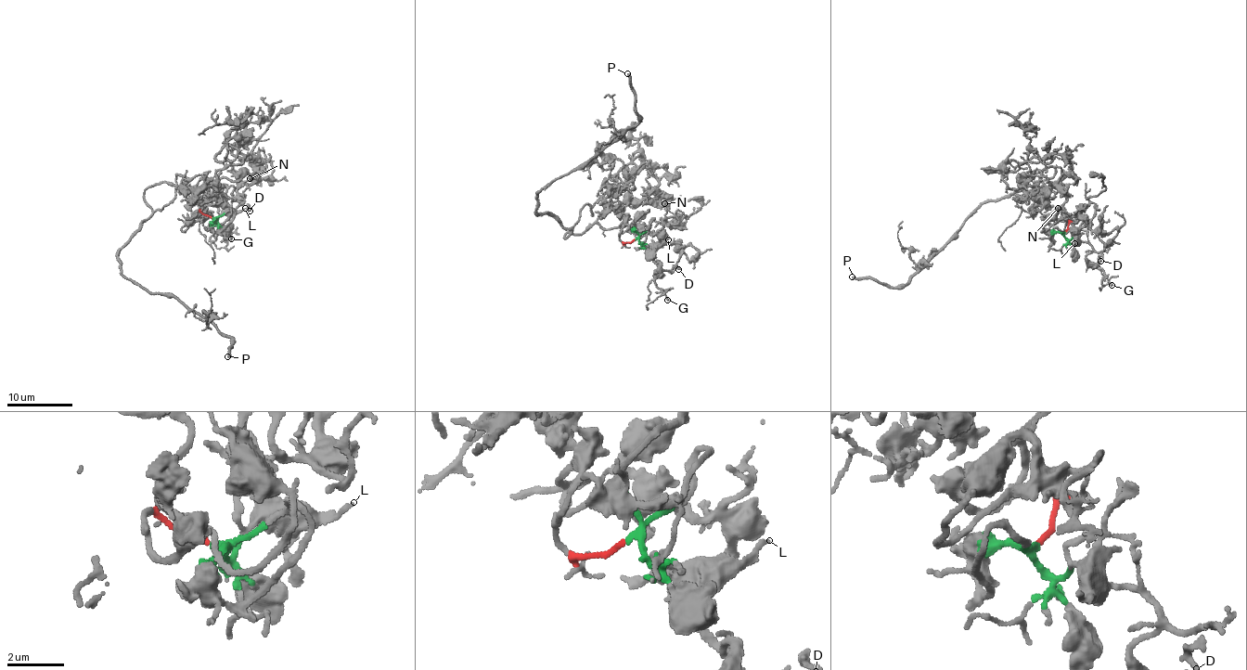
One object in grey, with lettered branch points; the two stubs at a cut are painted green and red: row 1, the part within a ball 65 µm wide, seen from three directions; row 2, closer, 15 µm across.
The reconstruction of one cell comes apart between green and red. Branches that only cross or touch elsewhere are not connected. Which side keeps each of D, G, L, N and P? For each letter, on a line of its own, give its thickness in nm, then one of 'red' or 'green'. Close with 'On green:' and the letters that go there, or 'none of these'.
D: 240 nm thick; green
G: 160 nm thick; green
L: 160 nm thick; green
N: 170 nm thick; red
P: 280 nm thick; red
On green: D, G, L

